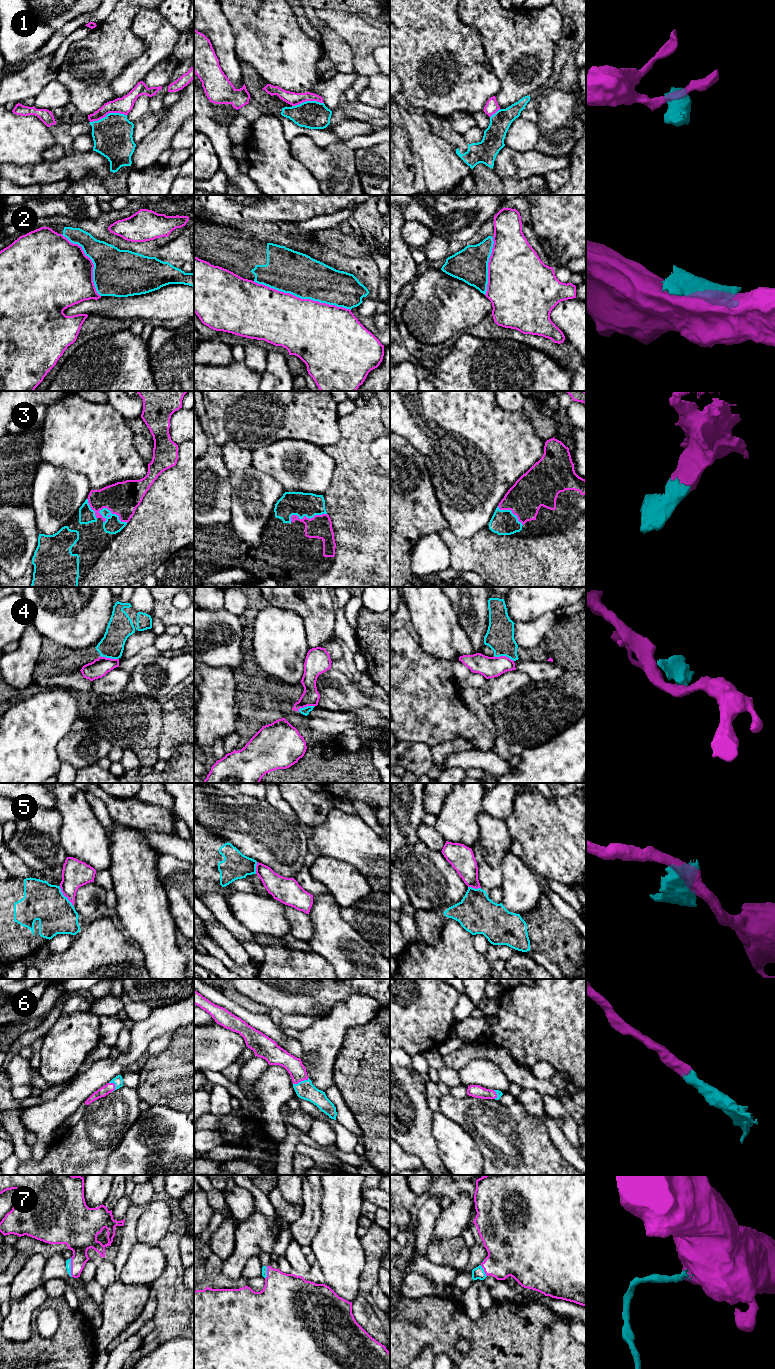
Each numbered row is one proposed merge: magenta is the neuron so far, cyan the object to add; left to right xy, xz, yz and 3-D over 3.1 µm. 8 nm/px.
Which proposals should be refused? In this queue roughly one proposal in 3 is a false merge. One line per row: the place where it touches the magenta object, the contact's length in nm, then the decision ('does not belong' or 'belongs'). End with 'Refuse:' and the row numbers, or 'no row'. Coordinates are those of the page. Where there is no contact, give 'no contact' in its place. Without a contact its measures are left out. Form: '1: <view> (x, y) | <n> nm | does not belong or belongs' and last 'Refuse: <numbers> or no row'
1: xy (108, 113) | 300 nm | does not belong
2: xz (302, 299) | 800 nm | does not belong
3: xy (114, 513) | 260 nm | belongs
4: yz (504, 656) | 170 nm | does not belong
5: xy (65, 896) | 190 nm | does not belong
6: xz (300, 1081) | 140 nm | belongs
7: xy (71, 1267) | 150 nm | belongs
Refuse: 1, 2, 4, 5

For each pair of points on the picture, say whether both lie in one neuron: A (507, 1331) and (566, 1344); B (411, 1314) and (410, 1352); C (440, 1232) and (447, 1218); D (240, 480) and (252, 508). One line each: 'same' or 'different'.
A: different
B: same
C: same
D: same

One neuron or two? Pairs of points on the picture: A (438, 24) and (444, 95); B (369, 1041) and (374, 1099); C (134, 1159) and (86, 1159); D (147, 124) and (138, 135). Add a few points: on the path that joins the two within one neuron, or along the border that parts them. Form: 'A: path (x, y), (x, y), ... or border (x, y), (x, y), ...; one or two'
A: path (438, 42), (438, 58), (443, 67), (444, 77); one
B: path (373, 1055), (374, 1085); one
C: border (121, 1140), (108, 1155), (106, 1164); two
D: path (144, 127), (140, 132); one

